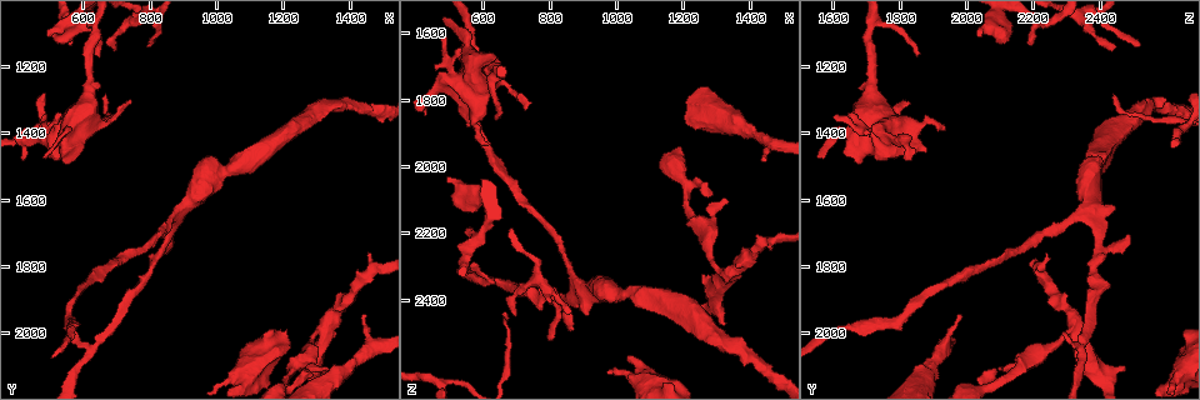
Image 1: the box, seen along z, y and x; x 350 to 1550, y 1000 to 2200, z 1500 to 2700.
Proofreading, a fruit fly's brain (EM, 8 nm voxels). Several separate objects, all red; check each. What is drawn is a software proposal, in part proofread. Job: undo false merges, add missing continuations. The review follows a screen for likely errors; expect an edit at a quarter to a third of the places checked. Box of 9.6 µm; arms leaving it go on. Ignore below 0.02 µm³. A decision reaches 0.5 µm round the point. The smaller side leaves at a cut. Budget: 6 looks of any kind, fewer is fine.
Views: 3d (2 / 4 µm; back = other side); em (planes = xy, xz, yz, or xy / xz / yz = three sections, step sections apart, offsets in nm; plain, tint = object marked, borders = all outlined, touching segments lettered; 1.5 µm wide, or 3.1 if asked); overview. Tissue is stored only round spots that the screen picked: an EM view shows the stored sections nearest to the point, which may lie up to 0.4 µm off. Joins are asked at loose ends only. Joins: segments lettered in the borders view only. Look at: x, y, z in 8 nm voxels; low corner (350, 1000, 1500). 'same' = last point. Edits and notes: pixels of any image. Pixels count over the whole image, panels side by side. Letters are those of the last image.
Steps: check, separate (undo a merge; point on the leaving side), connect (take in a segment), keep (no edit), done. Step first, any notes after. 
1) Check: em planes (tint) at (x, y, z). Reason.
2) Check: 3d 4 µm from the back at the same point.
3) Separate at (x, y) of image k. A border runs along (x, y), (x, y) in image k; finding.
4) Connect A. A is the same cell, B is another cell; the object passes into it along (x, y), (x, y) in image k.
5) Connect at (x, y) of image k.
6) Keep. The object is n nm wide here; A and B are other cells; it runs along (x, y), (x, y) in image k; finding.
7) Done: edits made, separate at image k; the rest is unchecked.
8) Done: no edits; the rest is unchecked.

Check: em planes (borders) at (1320, 1990, 2320). Side arm on a straight run.

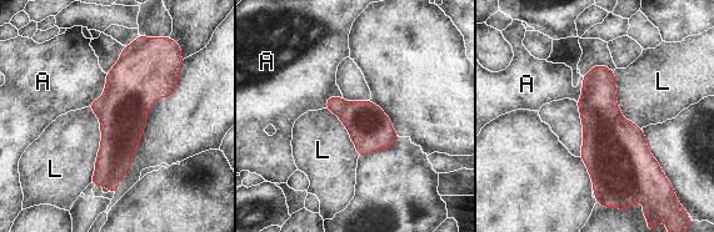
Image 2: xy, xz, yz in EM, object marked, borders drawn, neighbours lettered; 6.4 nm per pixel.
Separate at (133, 86) of image 2. A and L are other cells; the part that leaves runs along (141, 46), (113, 188) in image 2; two cells meet here.

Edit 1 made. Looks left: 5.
Check: overview.

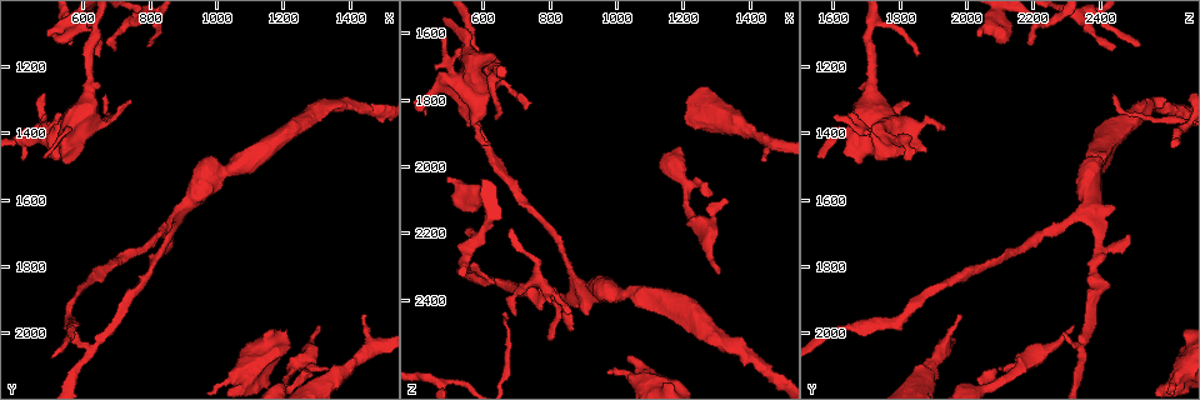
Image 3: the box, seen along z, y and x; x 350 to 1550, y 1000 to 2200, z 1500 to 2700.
Check: 3d 4 µm at (1080, 2130, 2640).

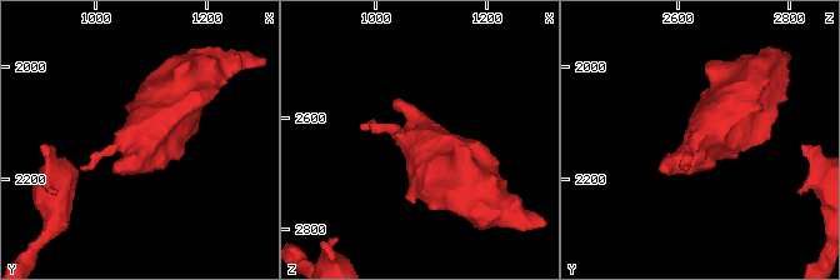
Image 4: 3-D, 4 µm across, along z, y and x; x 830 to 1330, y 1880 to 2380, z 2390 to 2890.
Check: em yz step 4 (tint) at (1075, 2135, 2640). Now the EM.

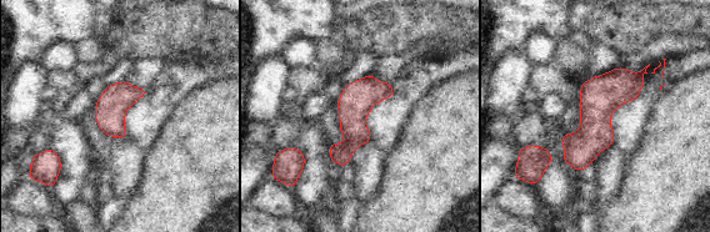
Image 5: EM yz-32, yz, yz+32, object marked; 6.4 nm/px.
Check: em xz step 4 (borders) at the same point. Cut it another way.

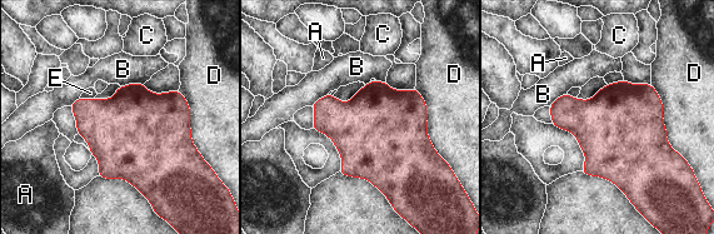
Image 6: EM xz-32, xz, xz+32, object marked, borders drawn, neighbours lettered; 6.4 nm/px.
Keep. A, B, C, D and E are other cells; a border runs along (143, 83), (128, 83), (120, 86) in image 6; continuous, no second cell.

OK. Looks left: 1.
Check: em planes (borders) at (510, 1400, 2650). Three arms meet.

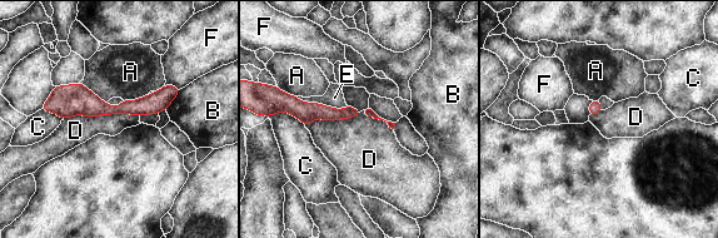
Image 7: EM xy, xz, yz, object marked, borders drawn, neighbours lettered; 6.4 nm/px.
Keep. A, B, C, D, E and F are other cells; all the same cell.

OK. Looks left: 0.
Done: edits made, separate at image 2; the rest is unchecked.

